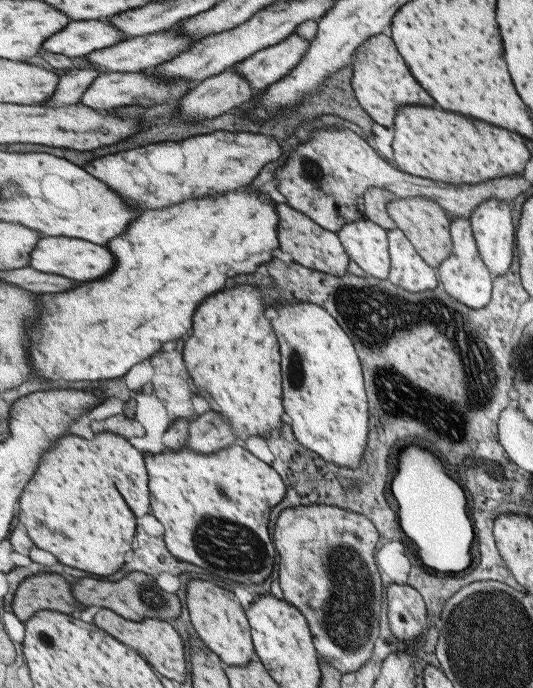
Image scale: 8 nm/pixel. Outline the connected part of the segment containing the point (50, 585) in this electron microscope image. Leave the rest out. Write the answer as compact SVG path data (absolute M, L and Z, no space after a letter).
M39 574L27 577L18 588L13 603L14 614L23 622L39 610L61 610L75 614L85 610L71 594L71 584L59 574Z

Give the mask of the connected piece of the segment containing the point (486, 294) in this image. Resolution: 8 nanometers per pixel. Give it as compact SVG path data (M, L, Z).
M454 216L450 233L452 234L453 252L440 266L435 267L437 283L443 285L455 300L465 302L465 306L483 308L491 300L494 277L479 256L470 220Z

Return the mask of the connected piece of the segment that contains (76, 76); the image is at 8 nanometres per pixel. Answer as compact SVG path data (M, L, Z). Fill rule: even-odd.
M103 69L95 70L71 70L65 73L57 87L57 94L49 100L49 106L67 106L67 104L77 104L82 100L83 94L105 72Z

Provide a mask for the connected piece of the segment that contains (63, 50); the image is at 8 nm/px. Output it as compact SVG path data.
M108 19L73 20L60 33L47 39L42 48L69 58L79 58L115 46L126 39L124 32L108 22Z

